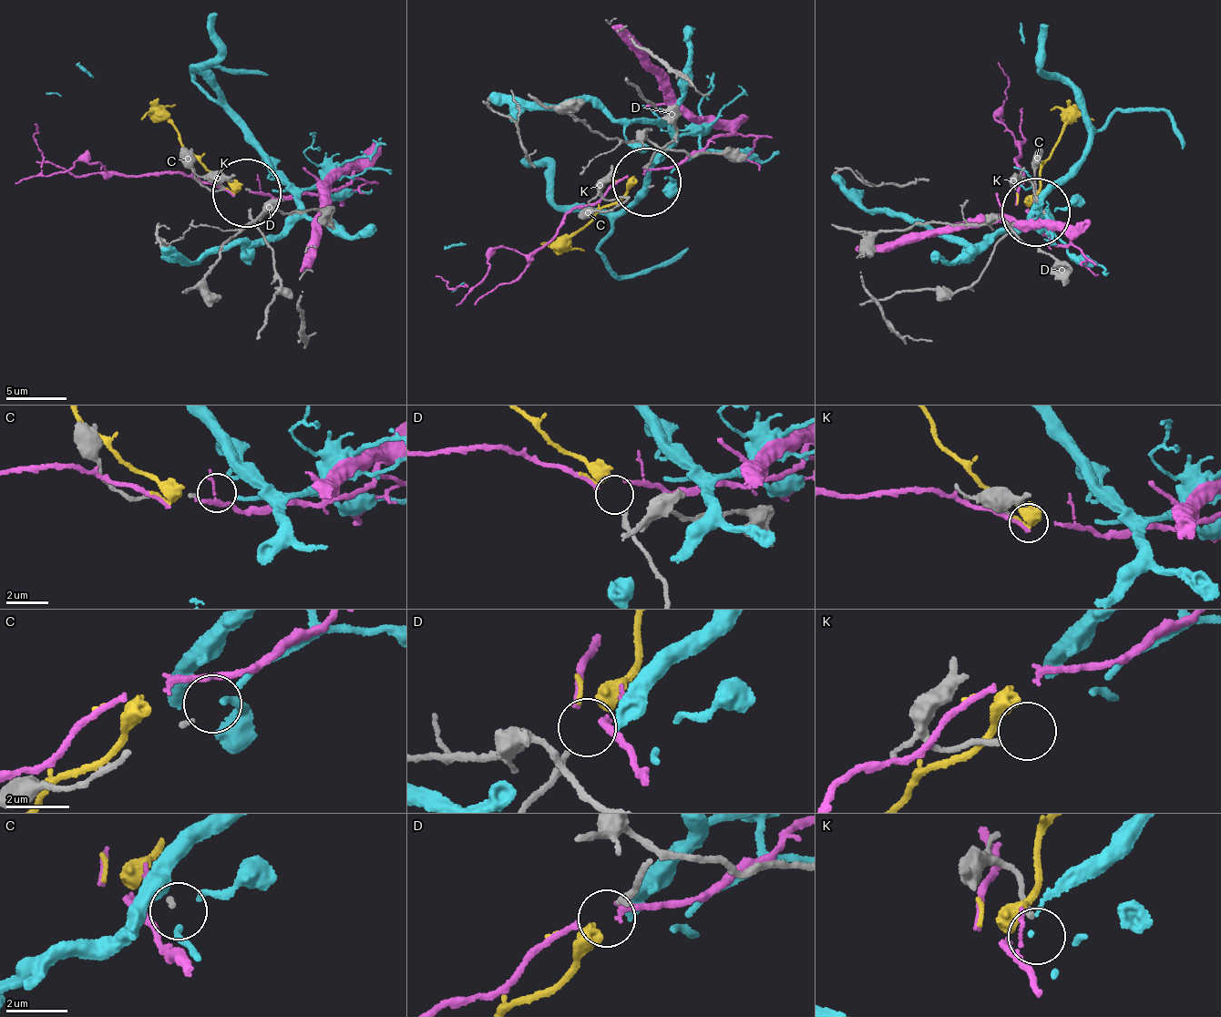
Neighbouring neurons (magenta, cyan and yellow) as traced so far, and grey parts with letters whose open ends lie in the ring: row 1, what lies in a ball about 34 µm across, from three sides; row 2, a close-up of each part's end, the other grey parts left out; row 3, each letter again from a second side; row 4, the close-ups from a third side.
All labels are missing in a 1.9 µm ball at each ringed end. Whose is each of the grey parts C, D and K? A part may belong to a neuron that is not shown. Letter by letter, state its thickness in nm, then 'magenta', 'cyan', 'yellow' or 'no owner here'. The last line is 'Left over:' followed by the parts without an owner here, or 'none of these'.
C: calibre 130 nm; cyan
D: calibre 200 nm; yellow
K: calibre 180 nm; no owner here
Left over: K

